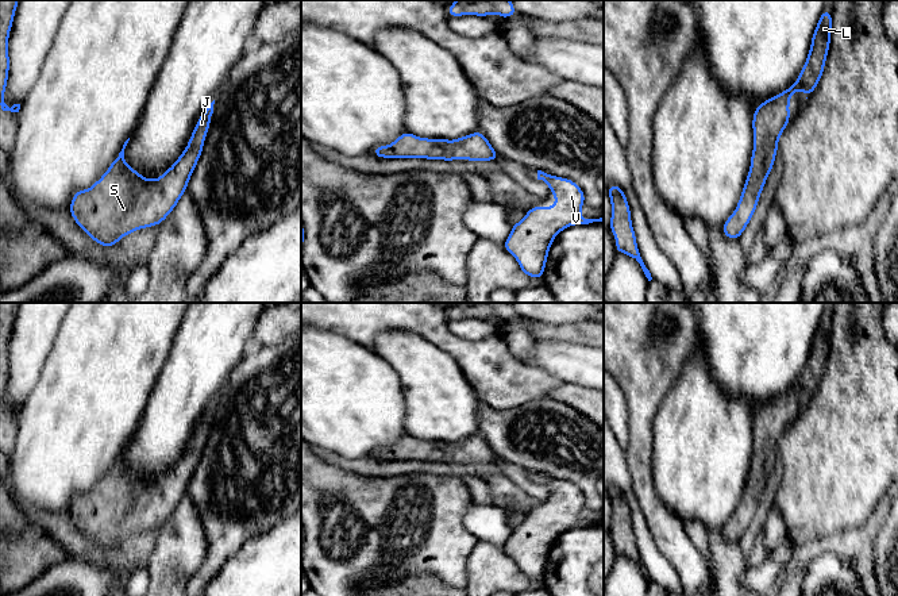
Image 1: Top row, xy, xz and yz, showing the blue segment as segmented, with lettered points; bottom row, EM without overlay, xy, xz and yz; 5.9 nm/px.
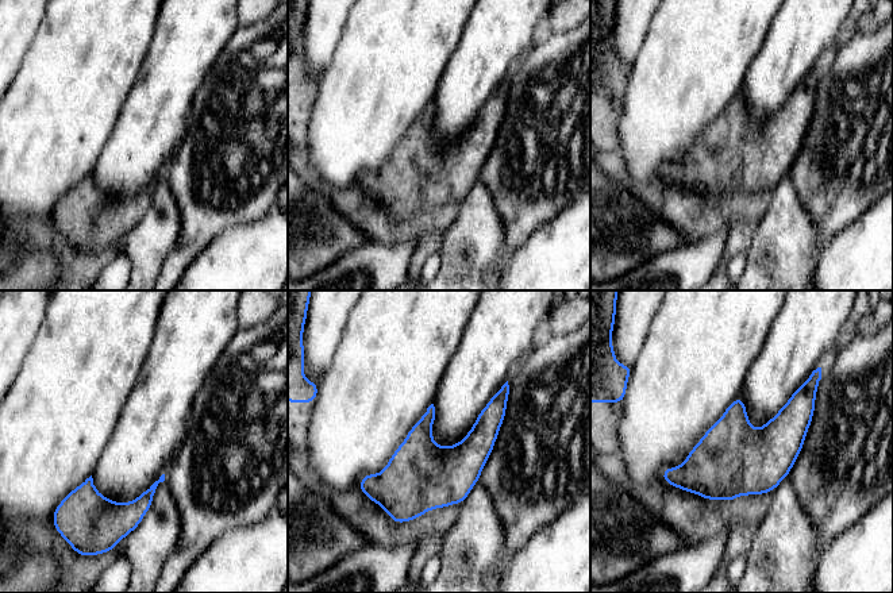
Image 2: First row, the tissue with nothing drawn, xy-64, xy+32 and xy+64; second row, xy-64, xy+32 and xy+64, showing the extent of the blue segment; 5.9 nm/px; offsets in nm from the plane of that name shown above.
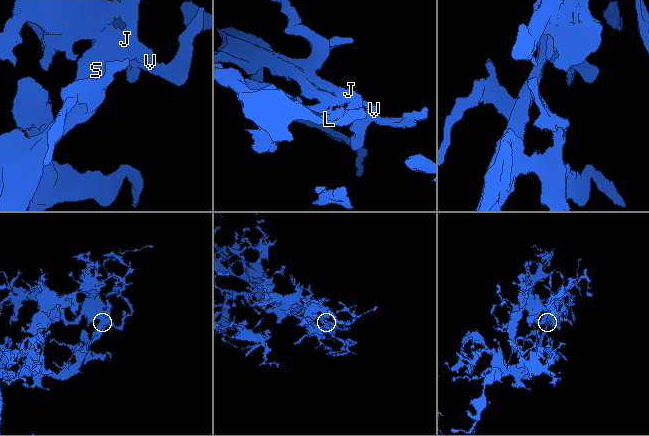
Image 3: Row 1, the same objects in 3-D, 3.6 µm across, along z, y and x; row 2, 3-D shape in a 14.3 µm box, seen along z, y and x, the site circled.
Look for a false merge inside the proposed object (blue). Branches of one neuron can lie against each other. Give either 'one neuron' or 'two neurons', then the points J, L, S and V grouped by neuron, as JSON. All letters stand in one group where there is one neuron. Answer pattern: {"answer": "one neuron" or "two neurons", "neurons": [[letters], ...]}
{"answer": "one neuron", "neurons": [["J", "L", "S", "V"]]}

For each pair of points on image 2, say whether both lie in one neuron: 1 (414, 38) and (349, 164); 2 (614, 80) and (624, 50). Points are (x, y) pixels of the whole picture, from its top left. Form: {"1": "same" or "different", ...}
{"1": "same", "2": "different"}

